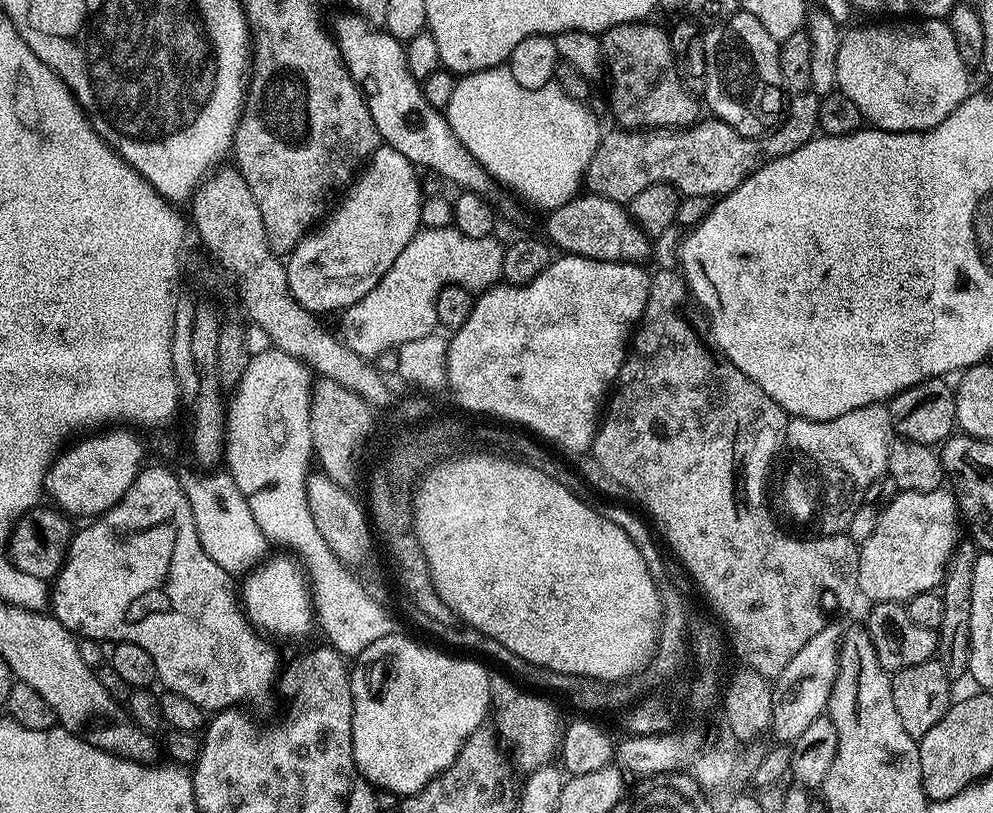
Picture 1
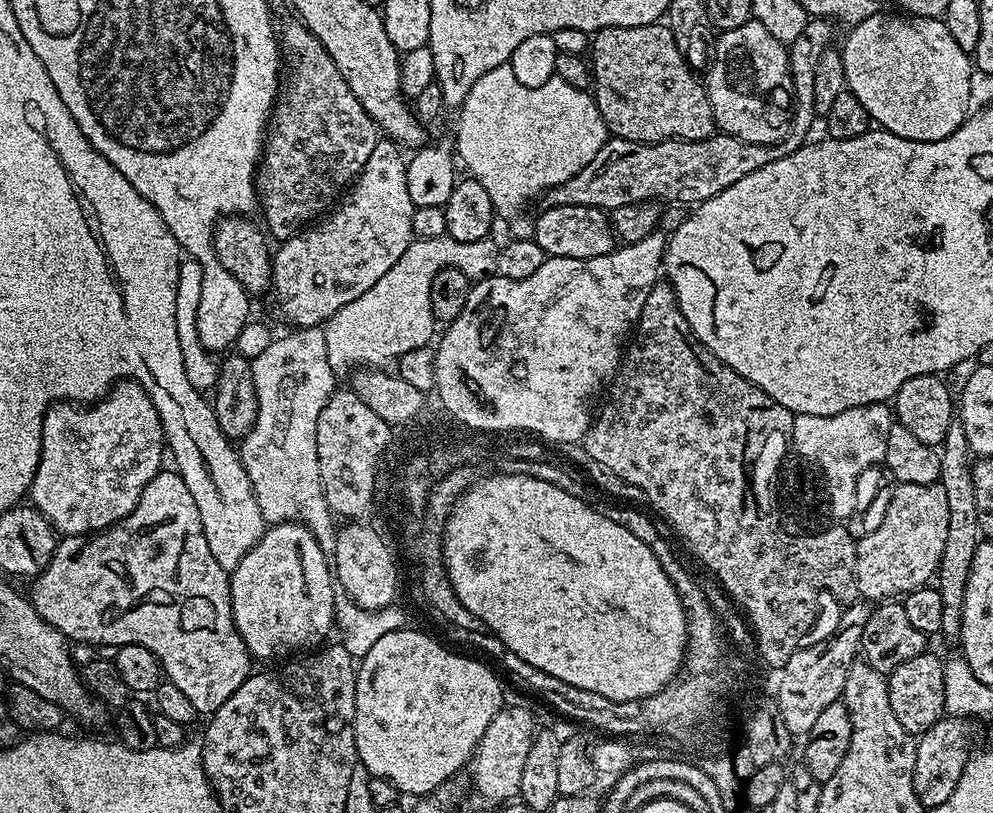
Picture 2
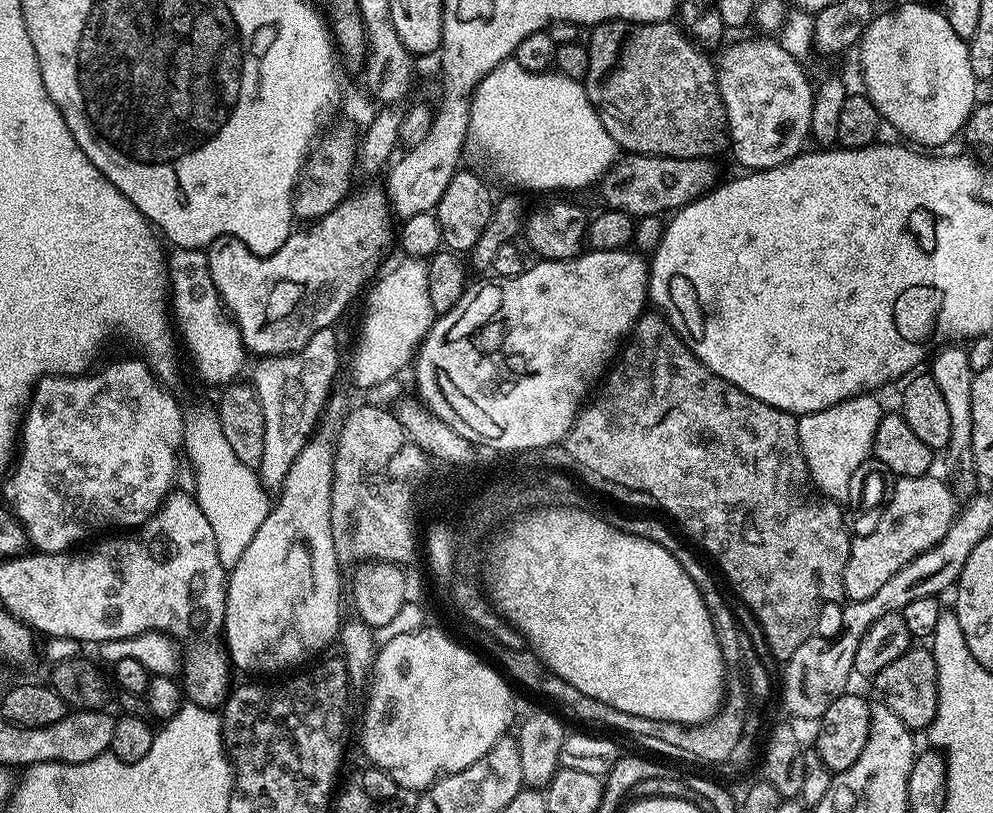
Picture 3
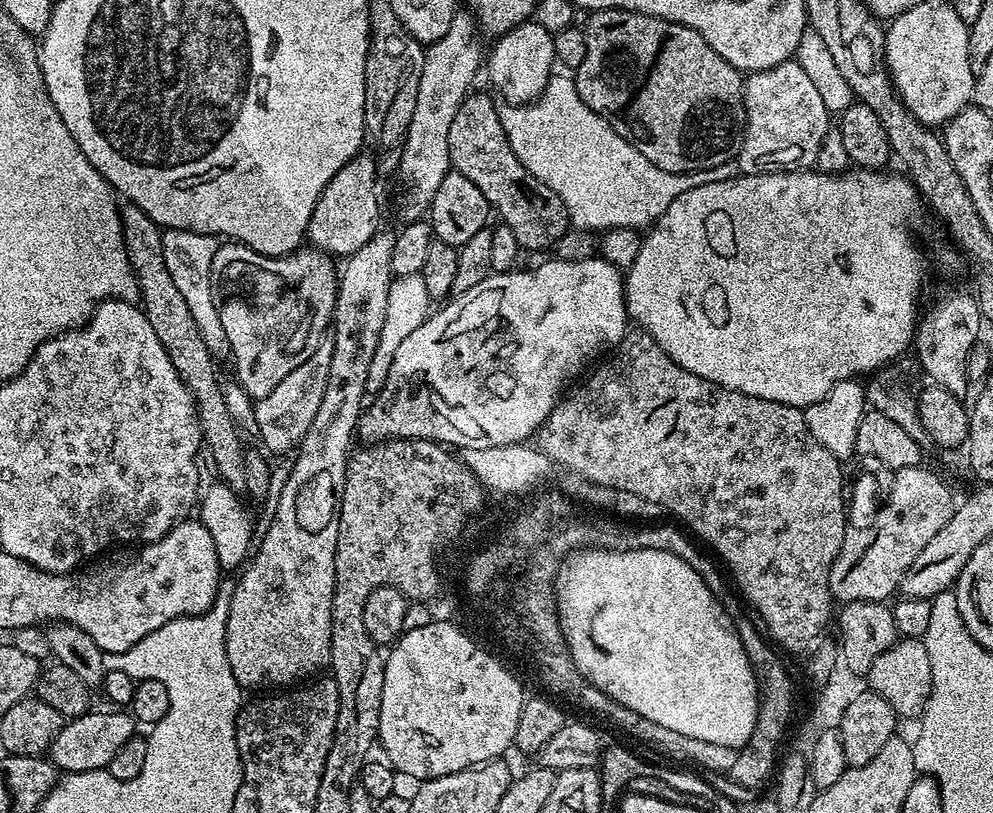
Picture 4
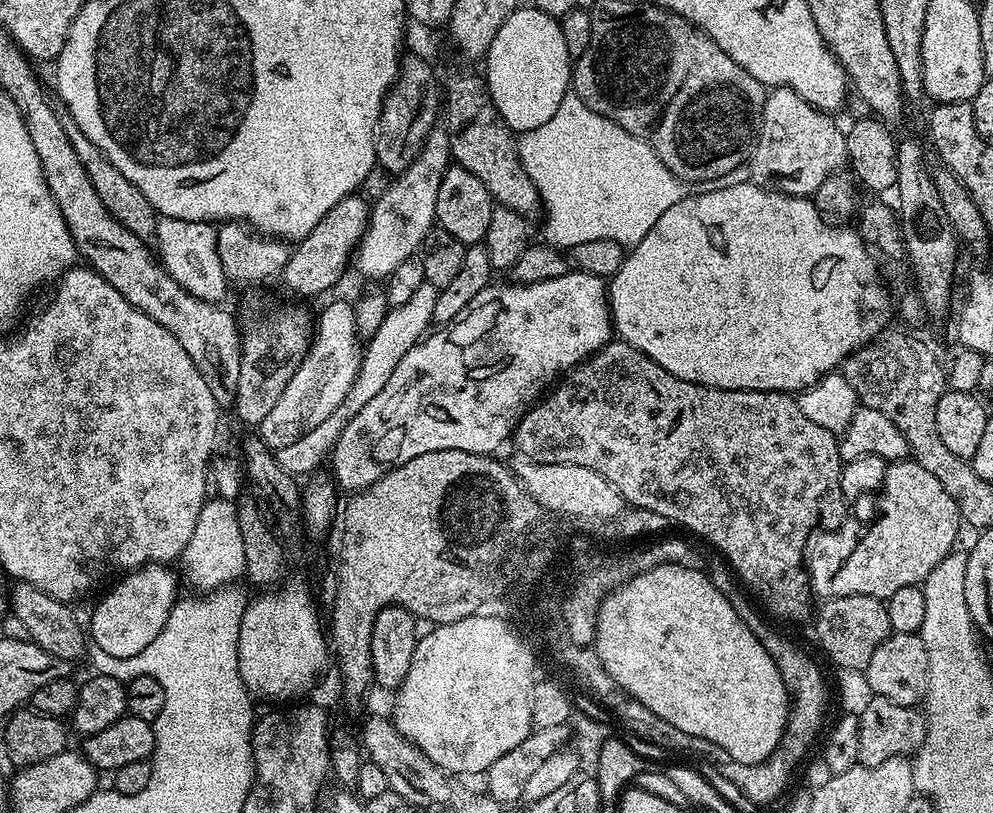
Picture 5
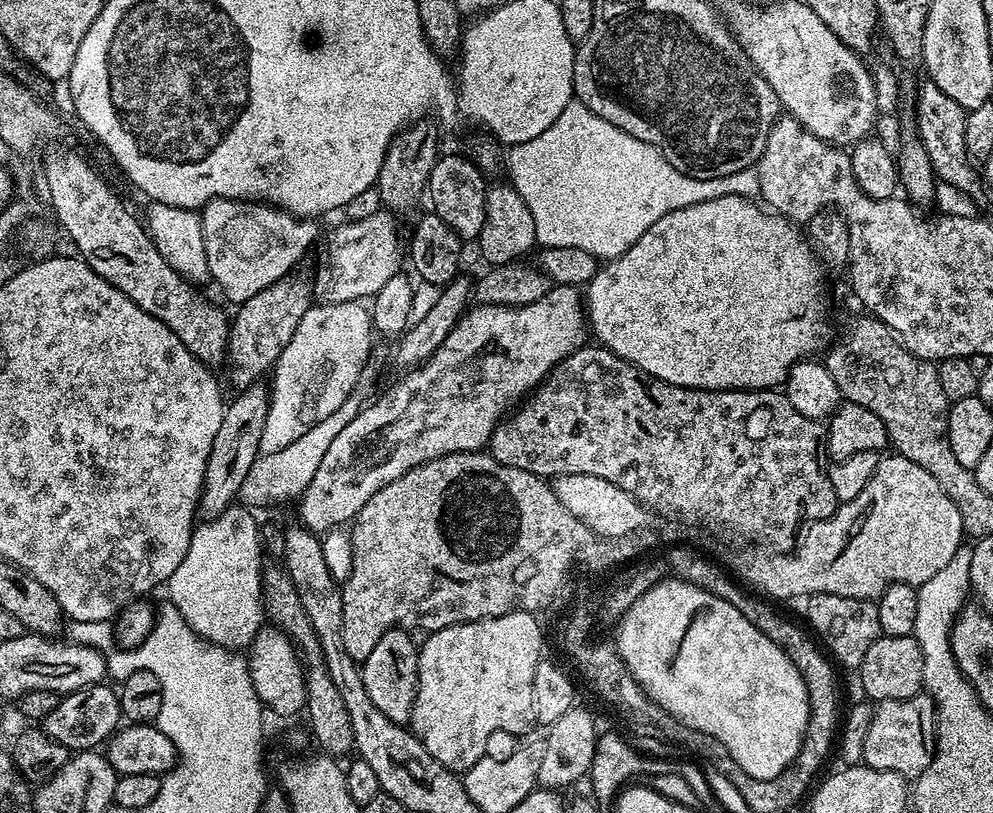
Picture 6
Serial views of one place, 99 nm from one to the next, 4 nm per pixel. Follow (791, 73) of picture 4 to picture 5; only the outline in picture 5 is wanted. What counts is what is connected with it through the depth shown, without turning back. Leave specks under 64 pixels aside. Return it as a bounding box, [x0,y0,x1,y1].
[750,88,848,197]

